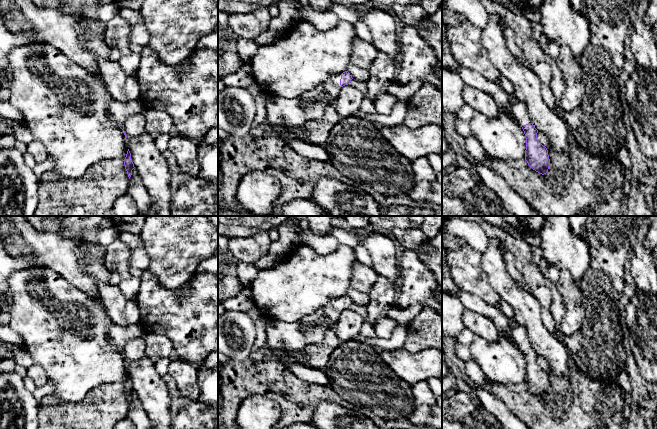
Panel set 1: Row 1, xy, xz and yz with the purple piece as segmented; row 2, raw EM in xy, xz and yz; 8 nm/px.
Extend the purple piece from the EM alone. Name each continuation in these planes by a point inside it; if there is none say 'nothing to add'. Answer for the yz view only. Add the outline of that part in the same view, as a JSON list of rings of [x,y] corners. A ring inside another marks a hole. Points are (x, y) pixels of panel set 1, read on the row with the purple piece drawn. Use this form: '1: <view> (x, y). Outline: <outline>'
1: yz (519, 109). Outline: [[[516,100],[512,106],[512,112],[520,125],[532,123],[528,109],[524,102]]]

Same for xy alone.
1: xy (119, 111). Outline: [[[113,100],[109,106],[108,114],[118,125],[124,125],[130,115],[142,111],[144,111],[144,107],[139,100],[128,100],[126,103]]]

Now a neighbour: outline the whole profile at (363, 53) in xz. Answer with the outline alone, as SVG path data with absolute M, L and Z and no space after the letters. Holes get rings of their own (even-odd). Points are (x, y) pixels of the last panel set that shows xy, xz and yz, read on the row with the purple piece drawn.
M357 37L352 44L350 63L362 69L368 69L377 56L377 50L369 41Z

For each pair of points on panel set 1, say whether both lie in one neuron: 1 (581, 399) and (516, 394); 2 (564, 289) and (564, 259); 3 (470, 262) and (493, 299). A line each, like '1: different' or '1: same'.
1: same
2: different
3: same

